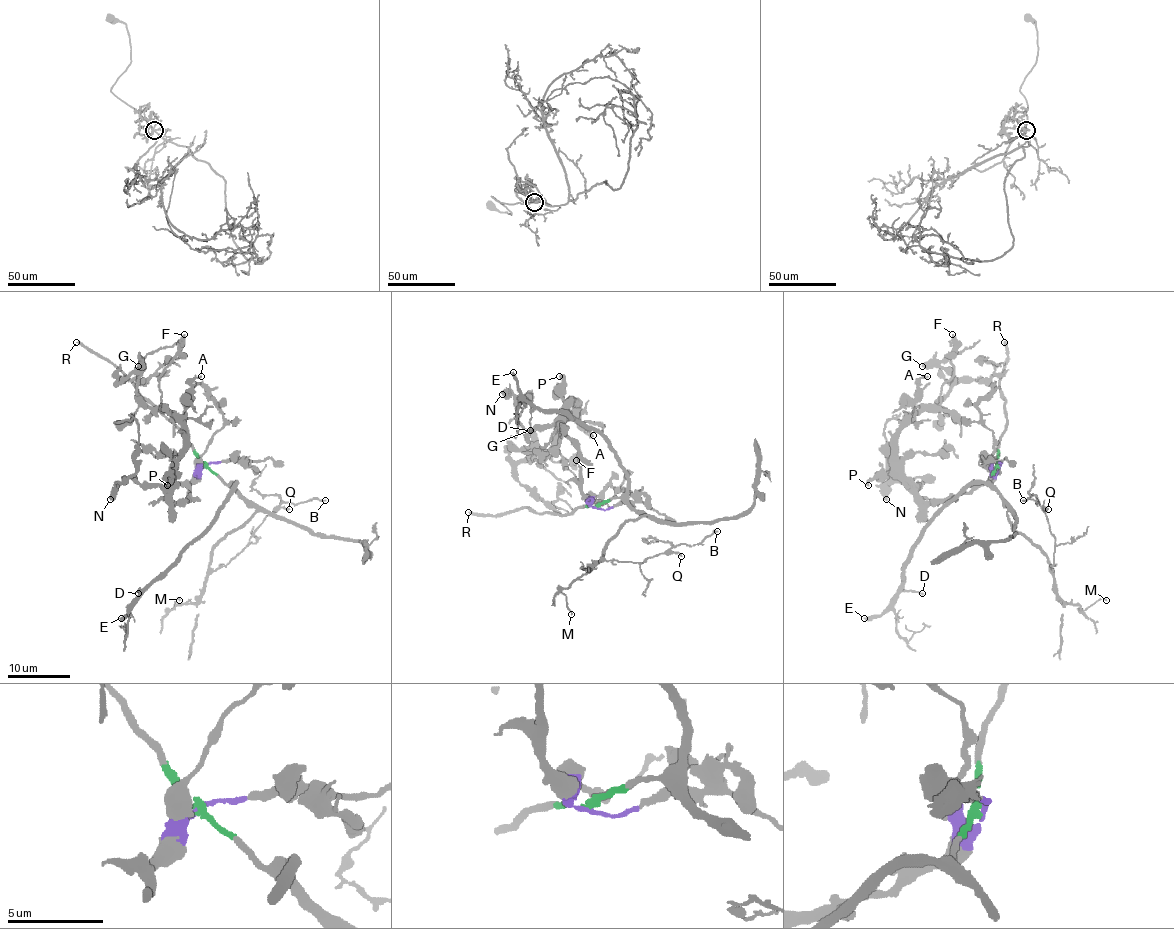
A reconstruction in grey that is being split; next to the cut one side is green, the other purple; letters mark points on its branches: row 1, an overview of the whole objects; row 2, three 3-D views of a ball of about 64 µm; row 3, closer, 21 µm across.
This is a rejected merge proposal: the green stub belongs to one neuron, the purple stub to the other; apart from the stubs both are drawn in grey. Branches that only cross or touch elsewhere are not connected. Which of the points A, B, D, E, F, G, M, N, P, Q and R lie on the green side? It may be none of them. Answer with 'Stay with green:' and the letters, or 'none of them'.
Stay with green: B, D, E, M, Q, R

